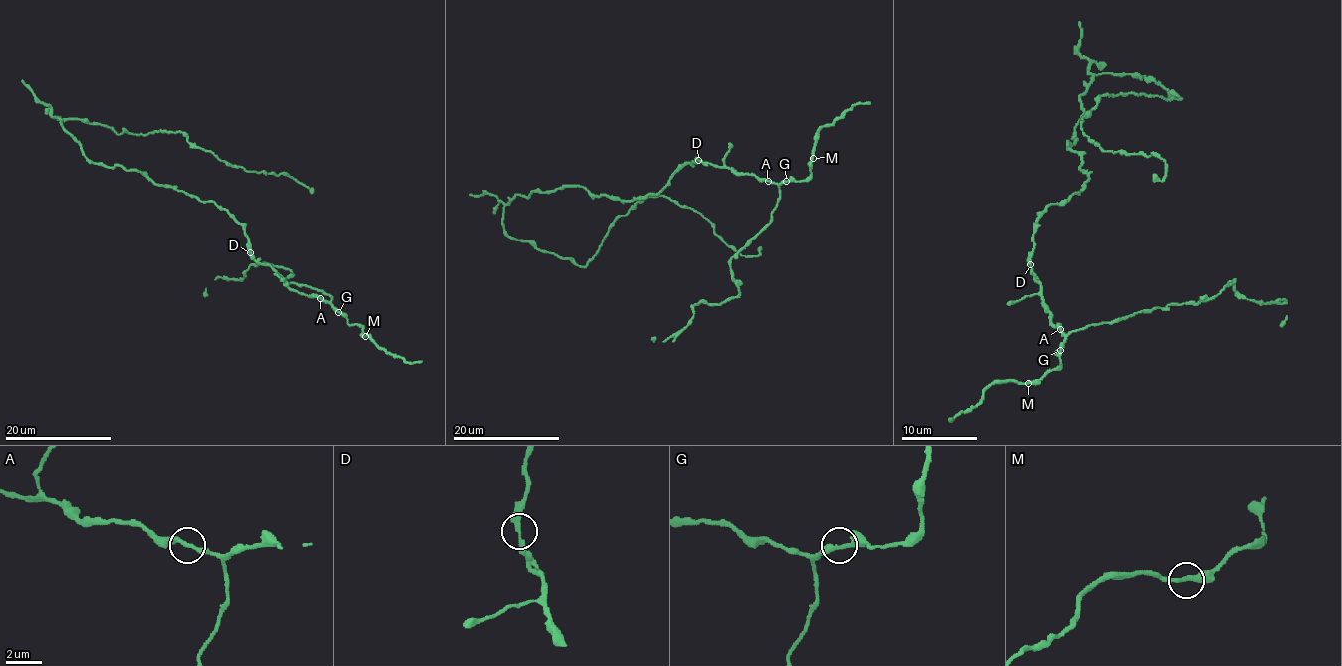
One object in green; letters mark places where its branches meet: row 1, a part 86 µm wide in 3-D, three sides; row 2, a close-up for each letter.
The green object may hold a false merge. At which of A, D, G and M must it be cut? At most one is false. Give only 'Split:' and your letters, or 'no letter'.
Split: no letter

